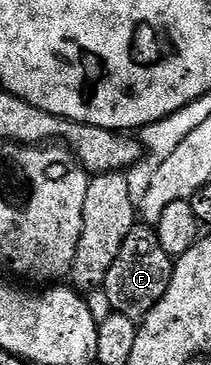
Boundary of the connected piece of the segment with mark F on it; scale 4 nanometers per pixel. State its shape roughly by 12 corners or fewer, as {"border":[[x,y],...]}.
{"border":[[136,223],[102,290],[143,321],[166,294],[174,258]]}

